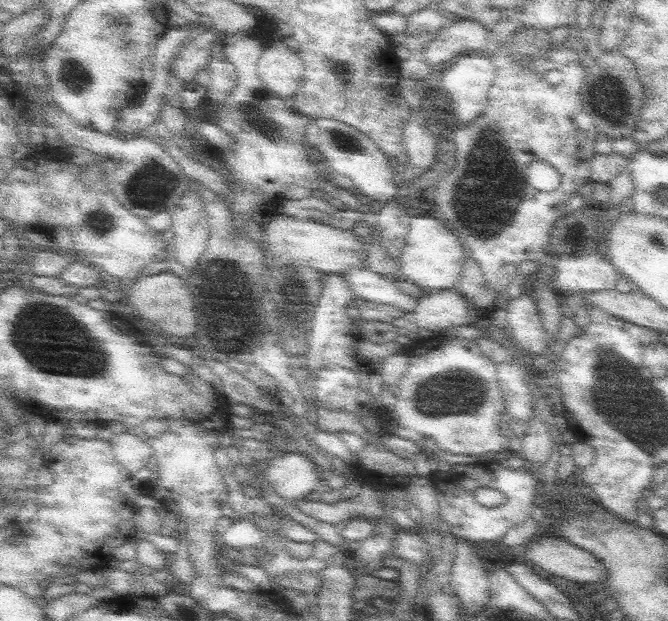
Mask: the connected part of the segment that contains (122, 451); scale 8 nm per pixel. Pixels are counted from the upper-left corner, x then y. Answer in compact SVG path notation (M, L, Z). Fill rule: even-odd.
M117 429L117 440L115 441L115 455L121 463L134 474L141 466L149 466L148 460L154 457L154 451L150 441L146 442L139 436L130 435Z

